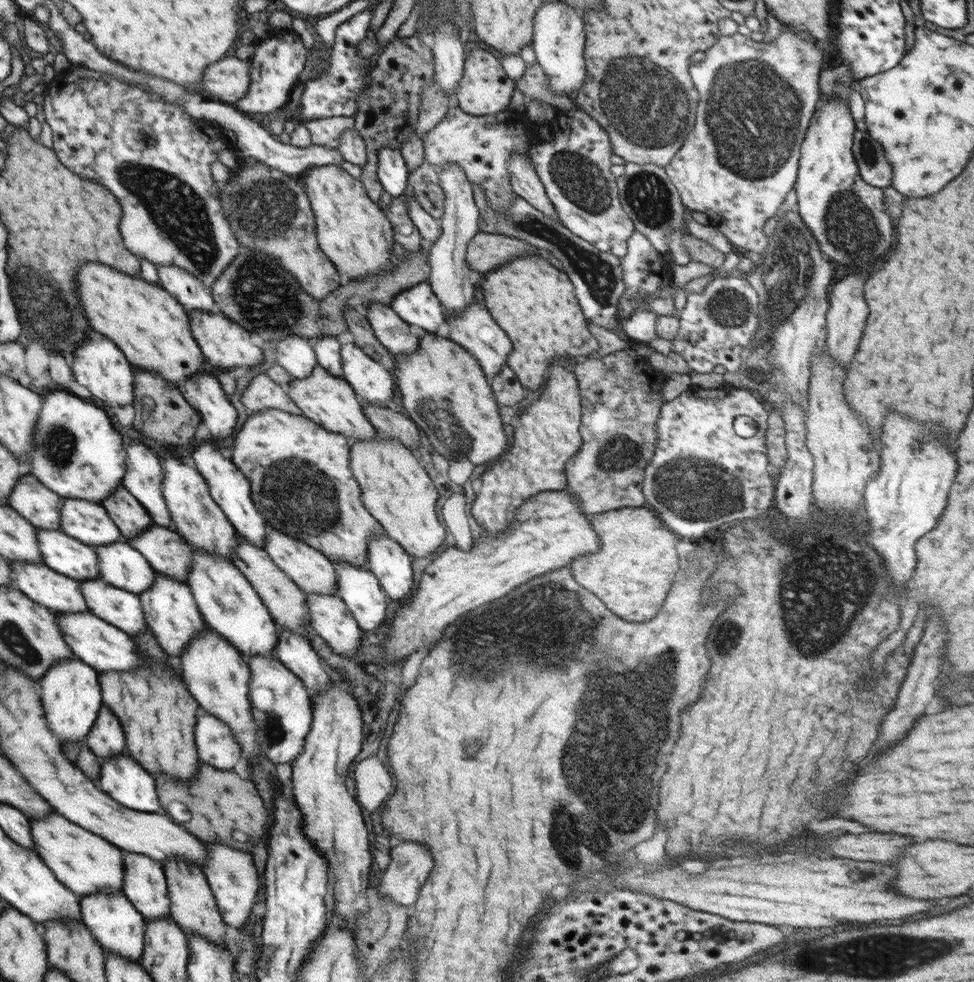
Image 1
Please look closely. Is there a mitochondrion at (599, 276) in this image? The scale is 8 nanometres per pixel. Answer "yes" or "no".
yes

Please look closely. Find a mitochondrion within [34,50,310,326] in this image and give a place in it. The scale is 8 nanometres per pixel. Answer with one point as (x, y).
(175, 208)

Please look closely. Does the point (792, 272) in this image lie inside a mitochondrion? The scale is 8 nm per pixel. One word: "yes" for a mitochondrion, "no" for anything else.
yes

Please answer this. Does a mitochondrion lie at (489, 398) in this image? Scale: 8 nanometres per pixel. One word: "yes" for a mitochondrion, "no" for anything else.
no

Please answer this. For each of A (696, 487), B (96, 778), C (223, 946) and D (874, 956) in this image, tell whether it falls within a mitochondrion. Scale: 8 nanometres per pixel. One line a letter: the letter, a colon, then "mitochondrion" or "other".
A: mitochondrion
B: other
C: other
D: mitochondrion

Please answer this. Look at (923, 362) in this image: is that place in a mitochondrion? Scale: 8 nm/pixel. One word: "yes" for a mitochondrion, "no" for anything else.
no

